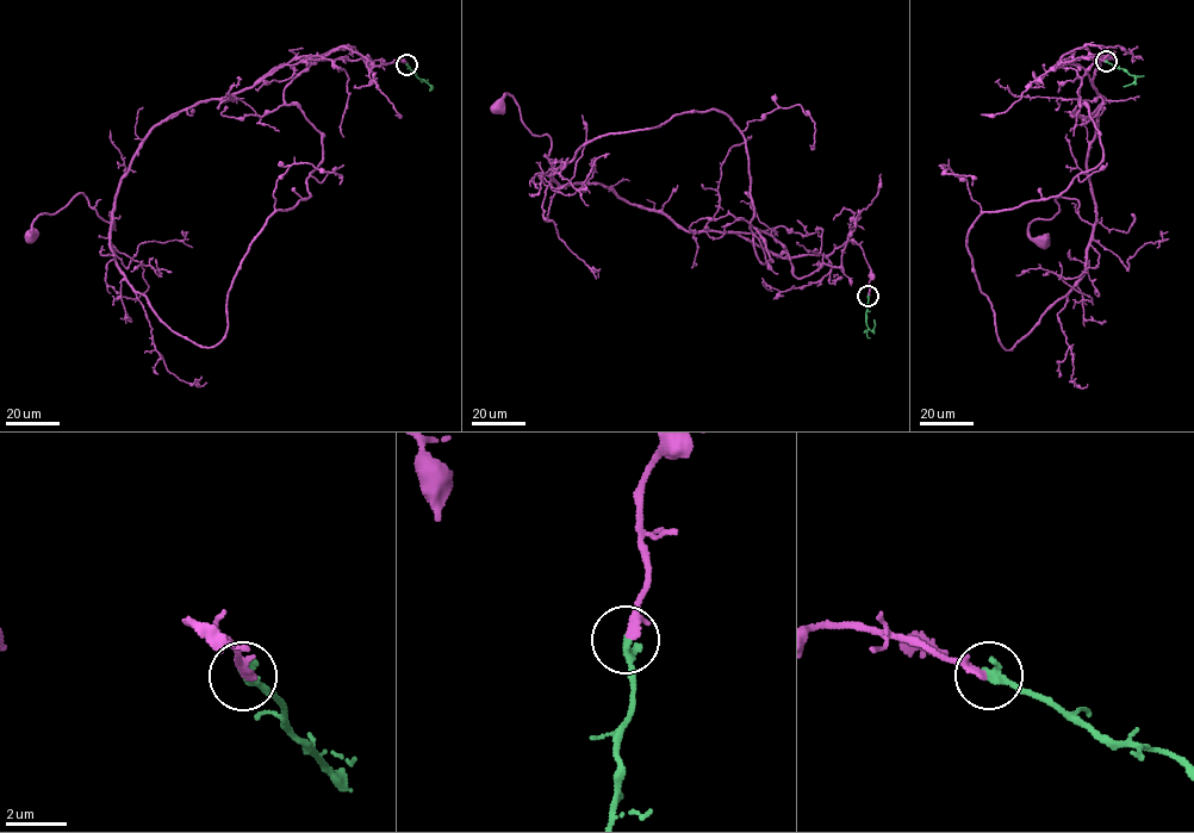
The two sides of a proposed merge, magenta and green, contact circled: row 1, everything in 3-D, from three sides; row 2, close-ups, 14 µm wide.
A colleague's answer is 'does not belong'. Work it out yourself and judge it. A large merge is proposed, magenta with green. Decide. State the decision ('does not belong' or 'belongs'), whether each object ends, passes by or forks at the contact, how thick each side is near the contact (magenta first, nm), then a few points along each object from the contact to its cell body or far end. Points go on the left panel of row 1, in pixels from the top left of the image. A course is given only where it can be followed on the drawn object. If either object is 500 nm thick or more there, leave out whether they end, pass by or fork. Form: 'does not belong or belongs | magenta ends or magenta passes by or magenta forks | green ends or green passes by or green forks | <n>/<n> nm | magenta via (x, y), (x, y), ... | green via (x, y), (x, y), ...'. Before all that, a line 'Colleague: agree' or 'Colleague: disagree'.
Colleague: disagree
belongs | magenta ends | green ends | 240/240 nm | magenta via (406, 64), (374, 64), (339, 47), (199, 101), (142, 141), (111, 222), (79, 192), (37, 216), (32, 235) | green via (406, 64), (430, 86), (429, 91)

